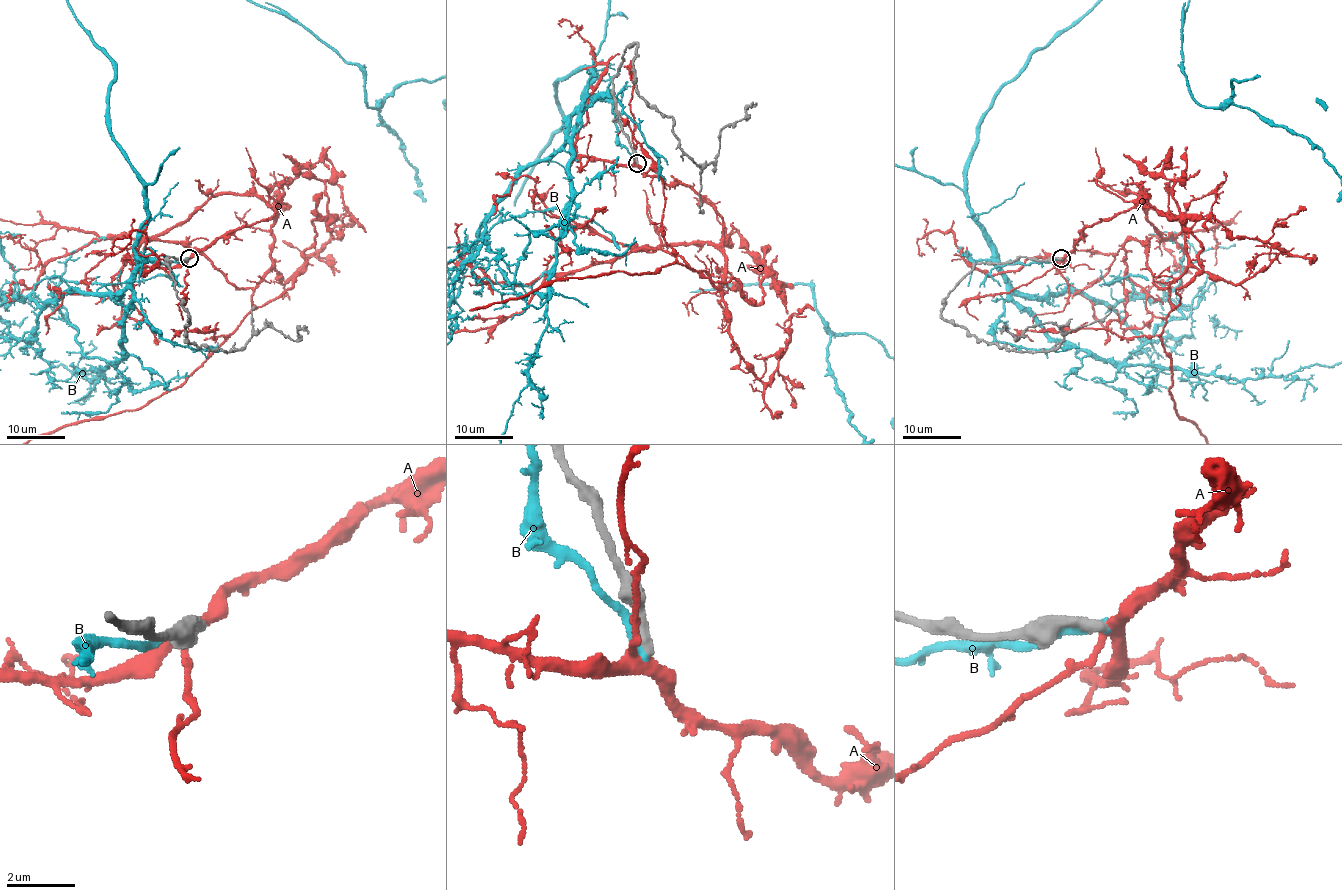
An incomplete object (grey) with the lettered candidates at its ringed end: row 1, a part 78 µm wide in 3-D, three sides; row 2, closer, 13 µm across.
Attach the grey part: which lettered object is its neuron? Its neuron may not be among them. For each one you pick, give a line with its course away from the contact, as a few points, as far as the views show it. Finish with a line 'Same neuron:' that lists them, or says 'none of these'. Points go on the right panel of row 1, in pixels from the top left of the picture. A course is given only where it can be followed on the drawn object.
Same neuron: none of these

